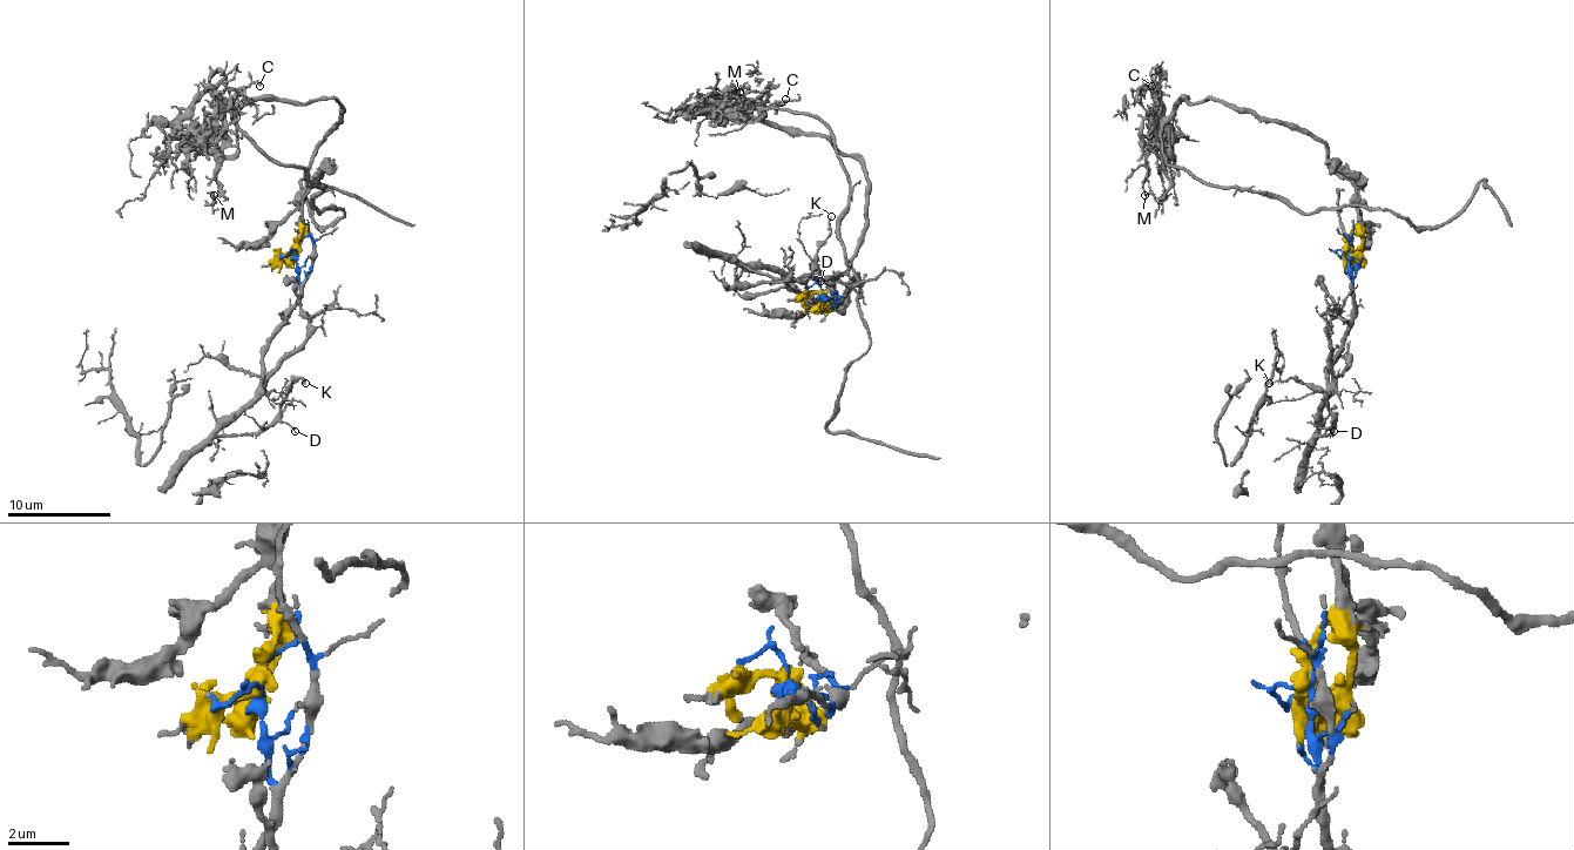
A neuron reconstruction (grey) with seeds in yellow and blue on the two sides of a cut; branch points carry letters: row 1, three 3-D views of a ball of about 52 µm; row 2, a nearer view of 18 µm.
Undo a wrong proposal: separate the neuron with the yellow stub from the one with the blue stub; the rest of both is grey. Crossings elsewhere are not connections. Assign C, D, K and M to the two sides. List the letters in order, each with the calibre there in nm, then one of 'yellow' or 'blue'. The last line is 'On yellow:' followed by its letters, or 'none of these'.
C: calibre 120 nm; yellow
D: calibre 90 nm; blue
K: calibre 90 nm; blue
M: calibre 130 nm; yellow
On yellow: C, M

